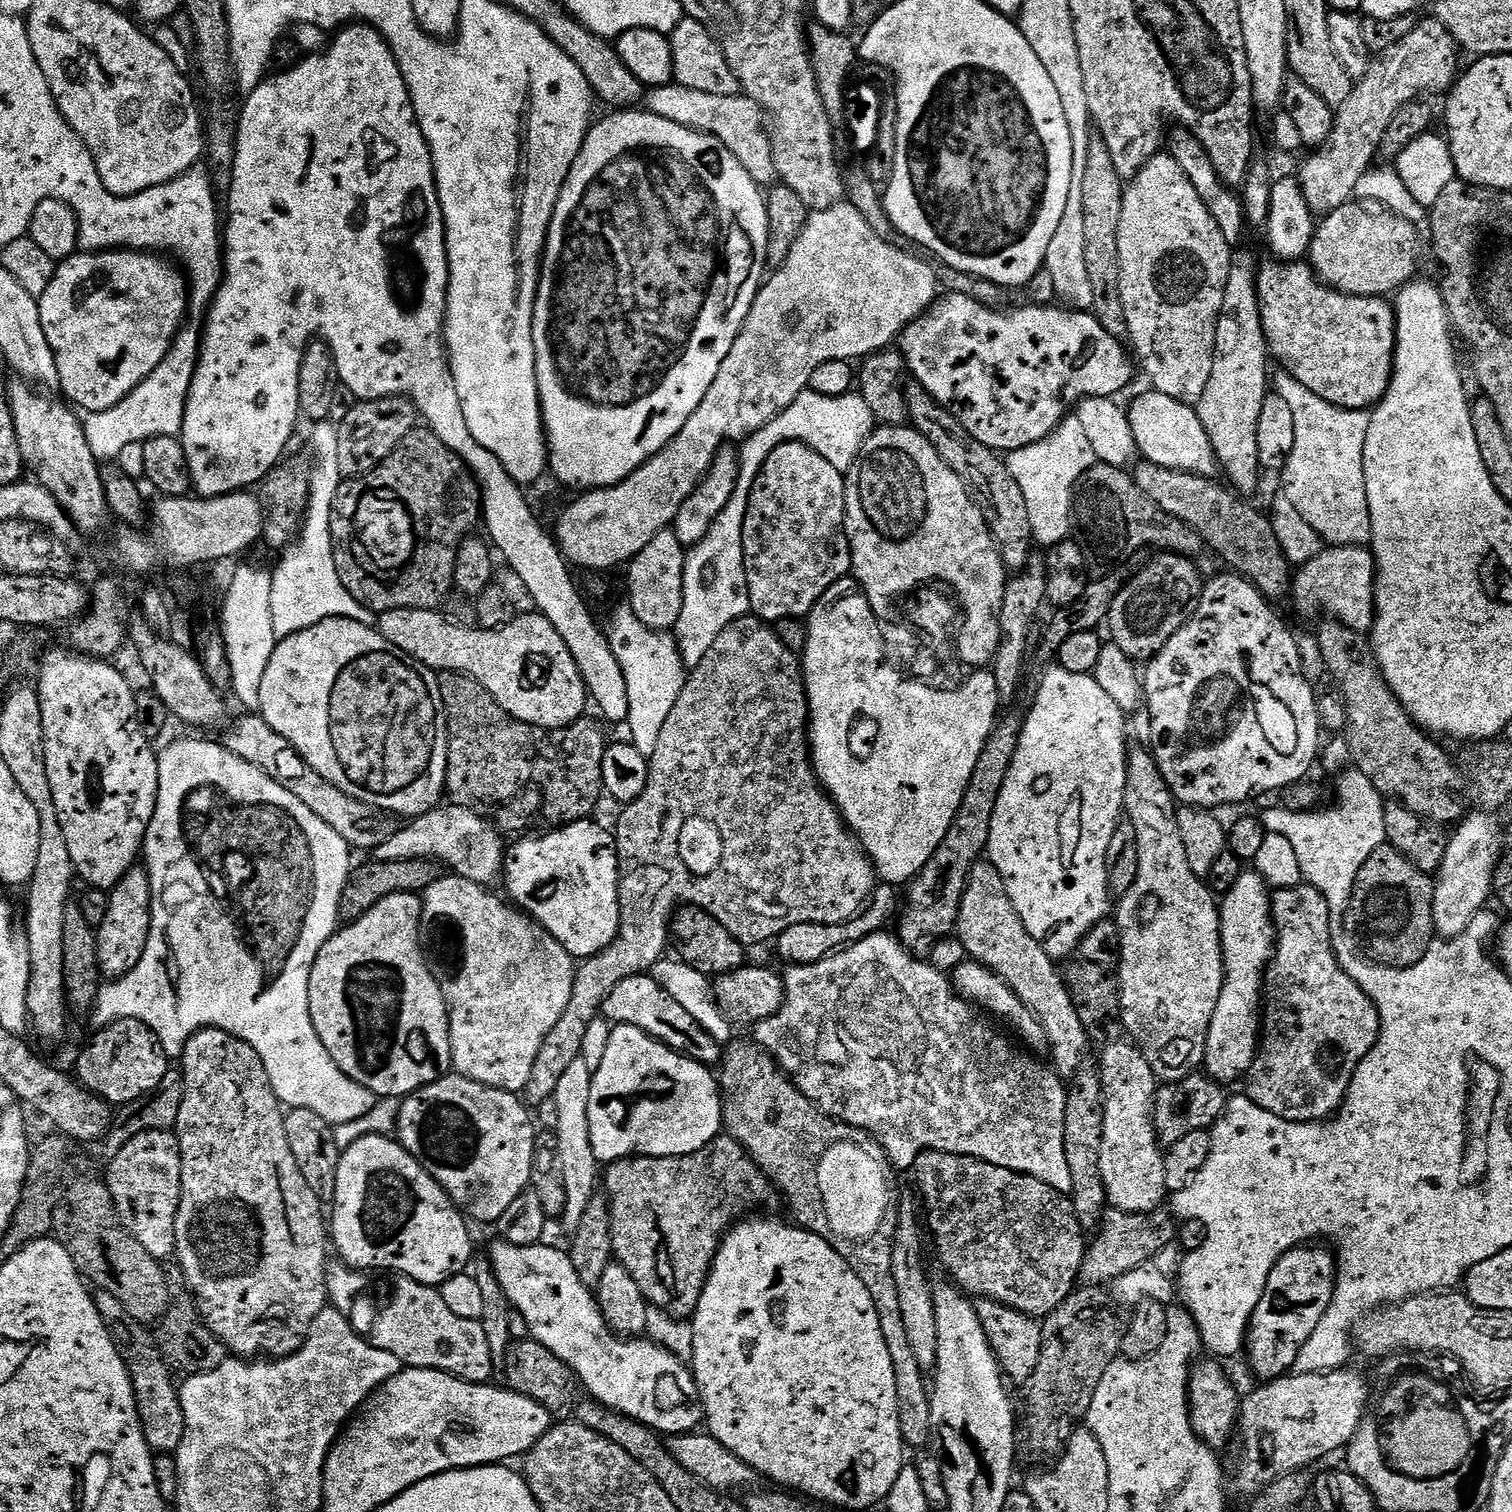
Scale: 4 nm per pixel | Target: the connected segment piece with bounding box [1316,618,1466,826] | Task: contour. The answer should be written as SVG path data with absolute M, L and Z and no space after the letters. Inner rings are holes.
M1331 618L1325 621L1316 636L1316 644L1329 668L1325 669L1344 695L1351 763L1366 774L1385 797L1399 800L1422 819L1441 826L1448 826L1451 820L1459 821L1466 812L1456 797L1461 769L1456 769L1451 758L1435 744L1437 741L1408 717L1378 666L1371 639Z

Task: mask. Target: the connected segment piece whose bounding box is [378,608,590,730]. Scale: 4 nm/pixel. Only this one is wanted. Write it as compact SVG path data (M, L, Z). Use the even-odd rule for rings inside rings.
M403 608L379 613L378 630L390 646L398 646L406 654L410 654L418 662L440 674L463 674L476 680L506 714L531 726L533 729L557 728L563 730L575 720L585 715L584 707L589 707L588 691L584 685L582 674L566 646L562 642L562 634L550 626L550 622L541 612L529 610L528 613L517 615L501 628L463 628L454 626L439 611L426 608Z

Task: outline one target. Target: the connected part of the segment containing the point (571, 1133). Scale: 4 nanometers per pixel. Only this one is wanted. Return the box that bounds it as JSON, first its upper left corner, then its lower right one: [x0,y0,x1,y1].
[554,1059,598,1230]

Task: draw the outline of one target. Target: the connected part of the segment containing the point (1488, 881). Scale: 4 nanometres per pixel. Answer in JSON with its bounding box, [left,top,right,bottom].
[1431,810,1502,940]

